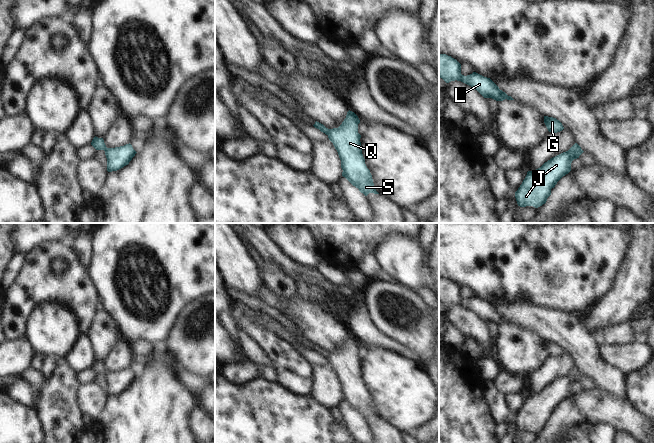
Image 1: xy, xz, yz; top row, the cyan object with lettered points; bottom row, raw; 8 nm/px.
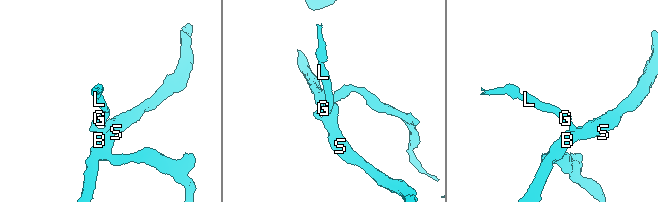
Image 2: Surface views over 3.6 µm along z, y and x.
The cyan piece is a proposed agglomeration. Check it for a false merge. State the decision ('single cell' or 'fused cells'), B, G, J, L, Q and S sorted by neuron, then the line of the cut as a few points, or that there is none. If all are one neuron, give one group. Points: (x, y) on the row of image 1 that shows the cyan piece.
single cell | B G J L Q S | no cut

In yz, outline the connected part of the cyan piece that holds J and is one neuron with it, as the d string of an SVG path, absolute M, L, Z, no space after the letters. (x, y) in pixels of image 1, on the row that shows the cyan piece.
M575 143L568 151L551 158L540 168L528 171L522 184L515 192L518 206L538 208L545 204L551 195L551 189L571 171L572 161L579 158L583 152L581 147Z

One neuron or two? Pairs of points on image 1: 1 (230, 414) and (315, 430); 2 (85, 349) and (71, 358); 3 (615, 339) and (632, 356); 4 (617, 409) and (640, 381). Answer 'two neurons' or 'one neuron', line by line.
1: one neuron
2: one neuron
3: two neurons
4: two neurons

